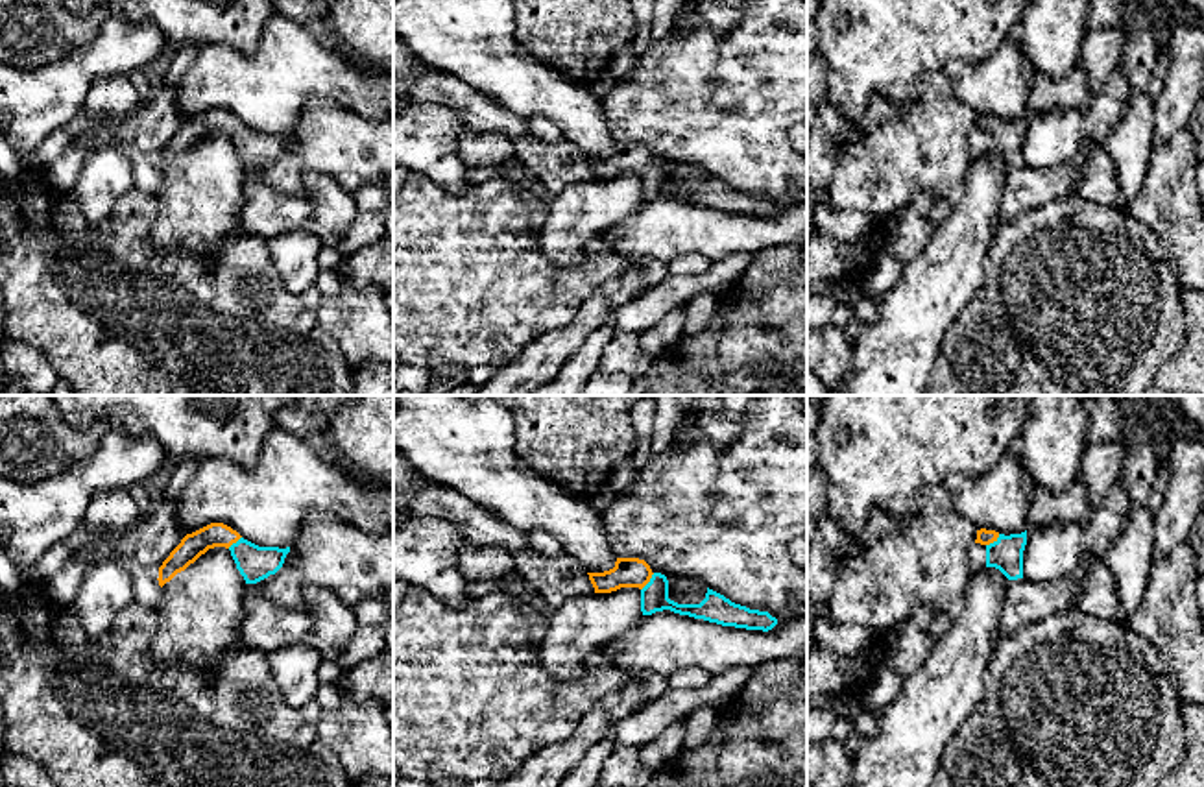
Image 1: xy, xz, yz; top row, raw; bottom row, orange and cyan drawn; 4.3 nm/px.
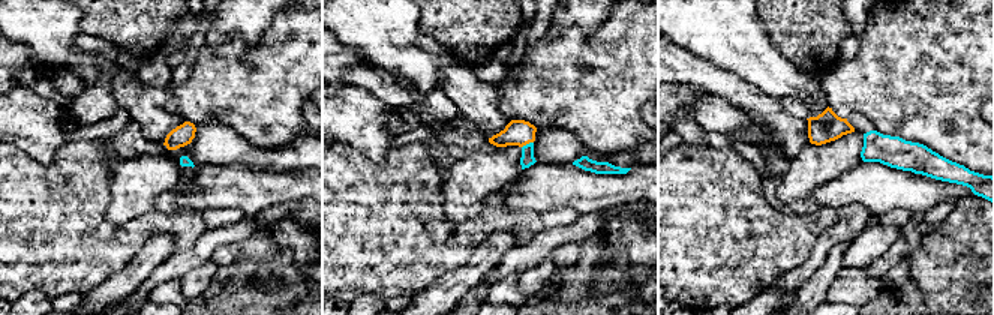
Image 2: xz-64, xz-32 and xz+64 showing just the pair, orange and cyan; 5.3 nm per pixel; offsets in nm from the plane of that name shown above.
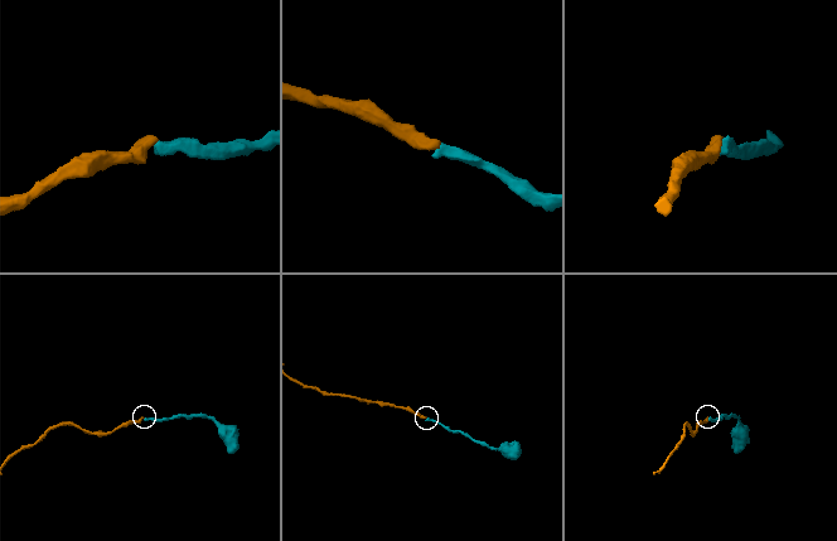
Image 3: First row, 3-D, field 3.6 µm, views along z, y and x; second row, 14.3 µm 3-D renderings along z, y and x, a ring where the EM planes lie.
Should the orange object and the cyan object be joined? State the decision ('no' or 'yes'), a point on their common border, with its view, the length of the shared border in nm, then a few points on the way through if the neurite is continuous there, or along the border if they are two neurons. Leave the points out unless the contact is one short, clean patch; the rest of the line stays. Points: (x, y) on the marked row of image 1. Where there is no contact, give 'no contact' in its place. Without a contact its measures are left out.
yes; contact xz (649, 581); length 100 nm; way xz (628, 571), (649, 581), (654, 597)

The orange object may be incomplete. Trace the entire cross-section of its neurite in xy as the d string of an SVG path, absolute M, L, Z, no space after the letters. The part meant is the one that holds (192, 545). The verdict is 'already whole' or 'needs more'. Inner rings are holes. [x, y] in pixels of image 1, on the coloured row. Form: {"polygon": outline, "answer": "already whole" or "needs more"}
{"polygon": "M211 523L192 534L187 534L181 543L170 552L170 556L159 567L159 586L163 587L177 573L185 571L201 554L214 547L225 547L231 551L236 569L244 576L246 584L257 584L270 575L275 575L290 552L290 547L259 547L244 539L227 525Z", "answer": "needs more"}

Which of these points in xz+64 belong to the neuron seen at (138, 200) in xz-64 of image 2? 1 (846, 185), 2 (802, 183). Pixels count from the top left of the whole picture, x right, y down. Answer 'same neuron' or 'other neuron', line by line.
1: other neuron
2: same neuron

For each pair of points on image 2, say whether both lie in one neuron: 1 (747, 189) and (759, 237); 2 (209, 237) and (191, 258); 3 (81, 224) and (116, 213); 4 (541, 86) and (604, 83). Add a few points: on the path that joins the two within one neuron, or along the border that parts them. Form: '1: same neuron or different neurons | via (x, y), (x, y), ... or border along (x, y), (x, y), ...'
1: same neuron | via (747, 201), (747, 225)
2: same neuron | via (207, 242), (195, 254)
3: different neurons | border along (110, 182), (107, 218), (117, 224), (140, 218)
4: same neuron | via (556, 86), (589, 84)

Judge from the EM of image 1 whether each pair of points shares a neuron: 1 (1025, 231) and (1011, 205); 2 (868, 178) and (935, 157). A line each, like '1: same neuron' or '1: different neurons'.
1: different neurons
2: same neuron

